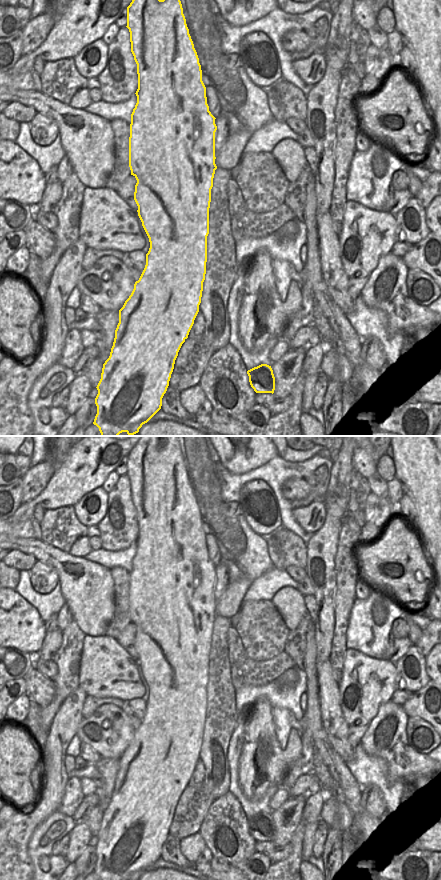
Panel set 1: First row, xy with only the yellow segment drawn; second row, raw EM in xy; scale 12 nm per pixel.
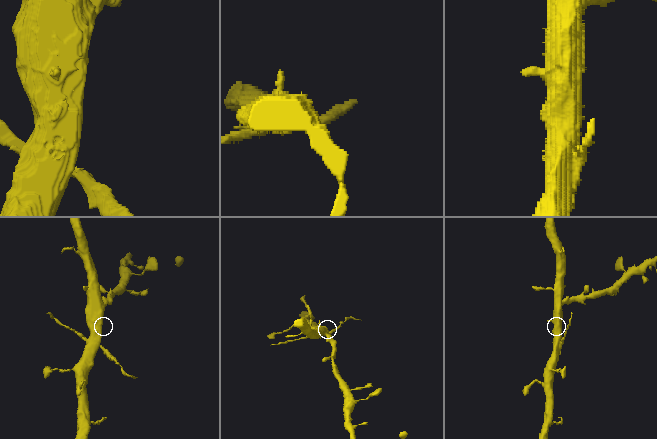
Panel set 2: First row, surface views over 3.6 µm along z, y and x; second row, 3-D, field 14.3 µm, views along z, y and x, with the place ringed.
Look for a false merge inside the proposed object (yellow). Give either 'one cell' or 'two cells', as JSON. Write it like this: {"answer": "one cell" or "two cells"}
{"answer": "two cells"}

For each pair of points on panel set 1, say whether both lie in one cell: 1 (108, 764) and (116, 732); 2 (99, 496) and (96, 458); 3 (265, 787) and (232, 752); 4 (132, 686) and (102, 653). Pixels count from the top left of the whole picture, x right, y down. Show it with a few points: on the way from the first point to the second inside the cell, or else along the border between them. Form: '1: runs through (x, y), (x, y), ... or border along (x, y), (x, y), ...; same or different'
1: border along (101, 756), (118, 759); different
2: border along (101, 486), (87, 492), (78, 501); different
3: border along (244, 736), (238, 762), (238, 783); different
4: runs through (124, 678), (108, 661); same

